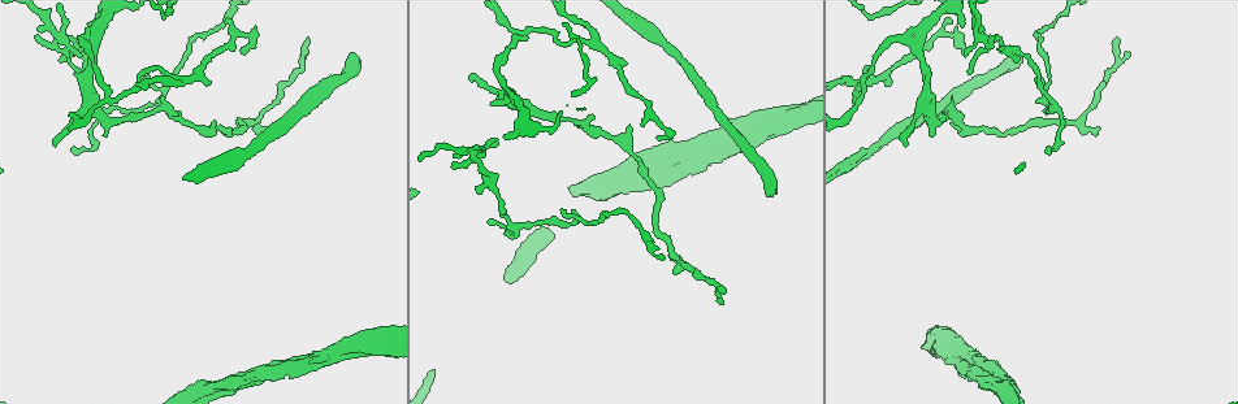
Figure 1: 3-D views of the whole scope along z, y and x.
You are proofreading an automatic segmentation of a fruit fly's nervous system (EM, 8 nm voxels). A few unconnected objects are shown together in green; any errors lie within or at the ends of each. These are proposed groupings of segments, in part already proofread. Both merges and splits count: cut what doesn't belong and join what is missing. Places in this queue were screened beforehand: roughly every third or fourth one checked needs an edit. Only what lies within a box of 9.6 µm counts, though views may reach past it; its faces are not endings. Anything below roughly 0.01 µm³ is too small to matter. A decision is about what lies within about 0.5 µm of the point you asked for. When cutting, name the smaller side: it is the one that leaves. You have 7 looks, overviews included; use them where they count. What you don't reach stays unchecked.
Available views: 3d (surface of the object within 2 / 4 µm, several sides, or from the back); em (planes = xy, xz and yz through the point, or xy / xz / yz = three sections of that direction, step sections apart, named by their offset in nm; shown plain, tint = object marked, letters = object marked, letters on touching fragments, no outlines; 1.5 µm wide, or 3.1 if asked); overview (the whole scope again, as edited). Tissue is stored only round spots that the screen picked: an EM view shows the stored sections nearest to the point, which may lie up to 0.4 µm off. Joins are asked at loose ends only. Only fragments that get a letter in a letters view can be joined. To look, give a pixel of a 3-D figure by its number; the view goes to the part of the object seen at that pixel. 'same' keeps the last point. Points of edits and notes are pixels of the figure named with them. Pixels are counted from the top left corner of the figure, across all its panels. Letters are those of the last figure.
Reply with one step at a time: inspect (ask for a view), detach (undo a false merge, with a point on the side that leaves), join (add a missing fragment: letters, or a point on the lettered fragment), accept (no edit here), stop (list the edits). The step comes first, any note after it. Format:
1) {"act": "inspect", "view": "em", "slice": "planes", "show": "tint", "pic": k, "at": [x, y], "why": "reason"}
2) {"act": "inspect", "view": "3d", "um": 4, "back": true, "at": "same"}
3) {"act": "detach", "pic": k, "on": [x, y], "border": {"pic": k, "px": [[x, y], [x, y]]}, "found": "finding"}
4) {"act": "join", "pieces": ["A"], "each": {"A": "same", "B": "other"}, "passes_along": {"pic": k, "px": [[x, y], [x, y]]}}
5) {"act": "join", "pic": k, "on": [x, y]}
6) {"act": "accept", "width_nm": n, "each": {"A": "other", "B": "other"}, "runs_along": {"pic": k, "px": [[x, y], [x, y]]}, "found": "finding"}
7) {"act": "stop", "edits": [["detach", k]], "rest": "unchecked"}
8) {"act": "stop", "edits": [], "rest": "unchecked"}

{"act": "inspect", "view": "em", "slice": "planes", "show": "letters", "pic": 1, "at": [769, 193], "why": "free end"}

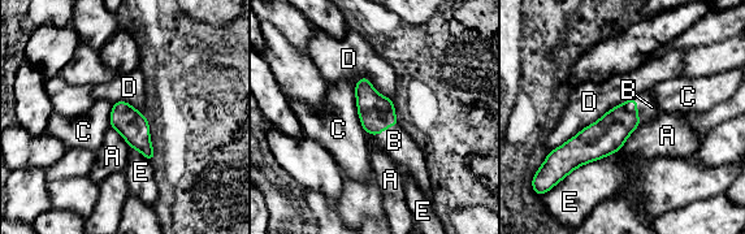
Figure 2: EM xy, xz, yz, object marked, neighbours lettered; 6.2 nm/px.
{"act": "join", "pieces": ["B"], "each": {"A": "other", "B": "same", "C": "other", "D": "other", "E": "other"}, "passes_along": {"pic": 2, "px": [[376, 112], [388, 126], [394, 141]]}, "found": "it goes on there"}

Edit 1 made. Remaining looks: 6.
{"act": "inspect", "view": "overview"}

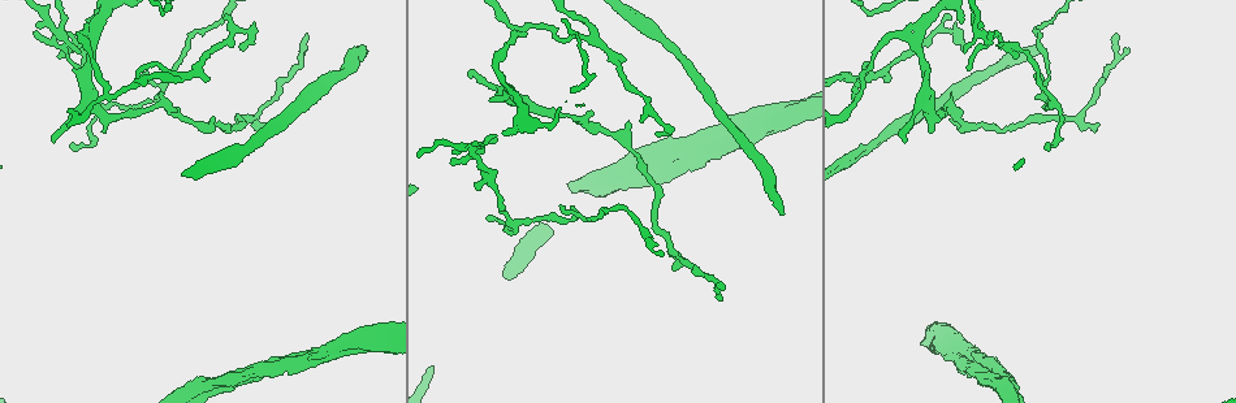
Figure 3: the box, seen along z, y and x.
{"act": "inspect", "view": "3d", "um": 4, "back": true, "pic": 3, "at": [149, 108]}

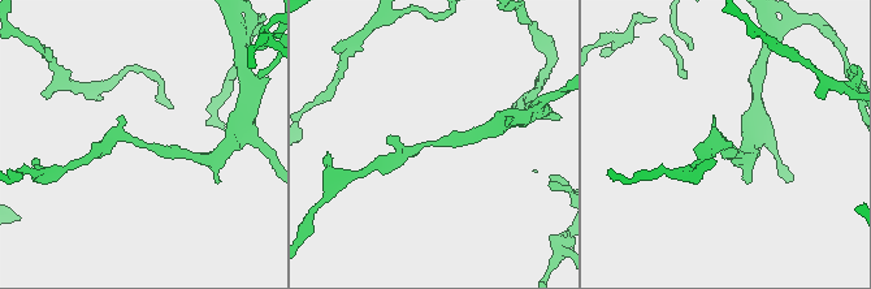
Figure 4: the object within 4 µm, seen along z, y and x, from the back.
{"act": "inspect", "view": "em", "slice": "xz", "step": 8, "show": "letters", "pic": 4, "at": [433, 142]}

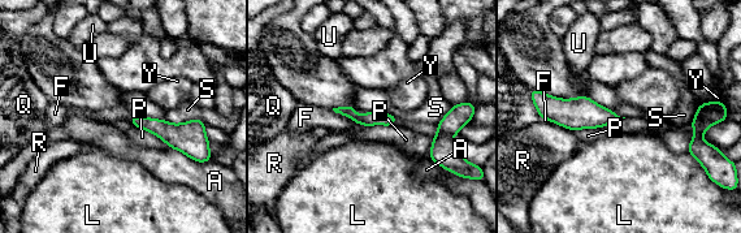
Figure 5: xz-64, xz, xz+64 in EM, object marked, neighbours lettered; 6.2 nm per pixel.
{"act": "accept", "width_nm": 80, "each": {"A": "other", "F": "other", "L": "other", "P": "other", "Q": "other", "R": "other", "S": "other", "U": "other", "Y": "other"}, "found": "one cell here"}

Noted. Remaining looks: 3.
{"act": "inspect", "view": "3d", "um": 4, "pic": 3, "at": [740, 127], "why": "three-way junction"}

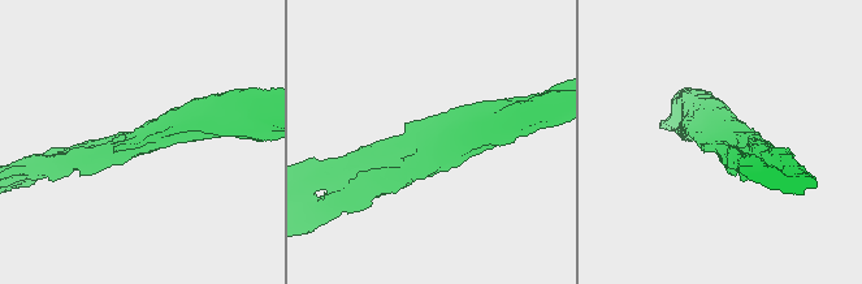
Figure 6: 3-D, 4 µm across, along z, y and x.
{"act": "inspect", "view": "em", "slice": "planes", "show": "tint", "pic": 6, "at": [425, 144]}

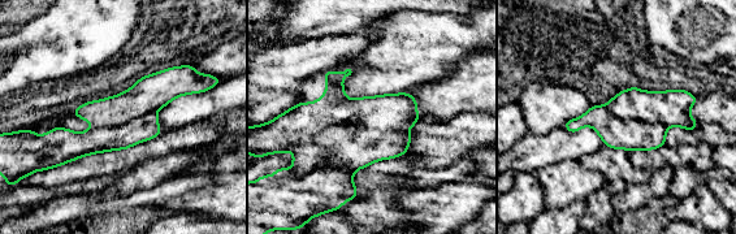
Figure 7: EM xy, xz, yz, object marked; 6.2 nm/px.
{"act": "inspect", "view": "em", "slice": "planes", "show": "letters", "at": "same"}

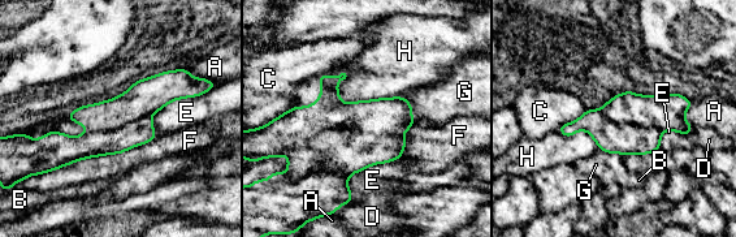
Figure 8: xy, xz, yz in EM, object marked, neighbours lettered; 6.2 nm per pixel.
{"act": "detach", "pic": 8, "on": [146, 97], "longest_contact_nm": ["E", 480], "each": {"A": "other", "B": "other", "C": "other", "D": "other", "E": "other", "F": "other", "G": "other", "H": "other"}, "part_leaving": {"pic": 8, "px": [[180, 87], [115, 113], [72, 116]]}, "found": "a second cell is stuck on"}

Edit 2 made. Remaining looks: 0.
{"act": "stop", "edits": [["join", 2], ["detach", 8]], "rest": "unchecked"}

